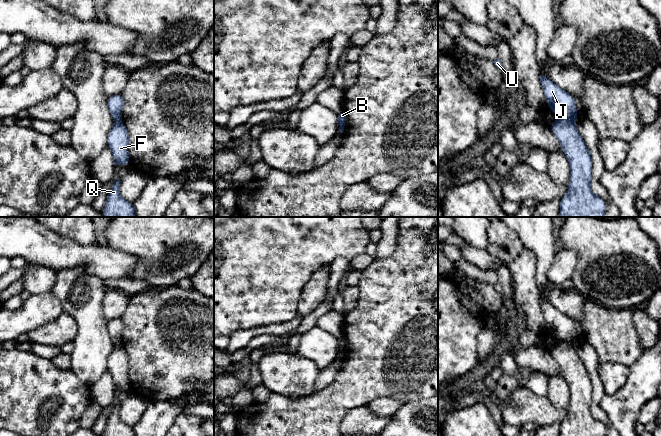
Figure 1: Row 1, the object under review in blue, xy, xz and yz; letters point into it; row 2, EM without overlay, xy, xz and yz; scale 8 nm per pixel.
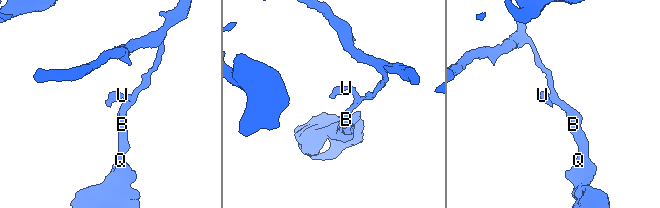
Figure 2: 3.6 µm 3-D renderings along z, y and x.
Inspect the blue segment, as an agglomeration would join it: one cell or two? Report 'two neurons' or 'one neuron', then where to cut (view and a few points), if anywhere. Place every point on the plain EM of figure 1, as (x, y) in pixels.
two neurons; cut yz (559, 341), (565, 341), (575, 346)

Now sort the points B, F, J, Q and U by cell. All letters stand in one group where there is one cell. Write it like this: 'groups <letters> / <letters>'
groups B F Q / J U

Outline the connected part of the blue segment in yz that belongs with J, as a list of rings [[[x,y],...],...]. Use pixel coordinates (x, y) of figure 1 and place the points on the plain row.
[[[540,300],[543,317],[547,330],[559,341],[576,346],[577,332],[574,320],[570,319],[546,300]]]

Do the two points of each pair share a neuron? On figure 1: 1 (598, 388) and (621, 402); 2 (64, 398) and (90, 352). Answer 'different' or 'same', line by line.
1: different
2: different

